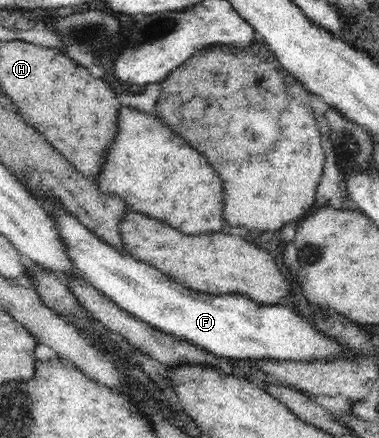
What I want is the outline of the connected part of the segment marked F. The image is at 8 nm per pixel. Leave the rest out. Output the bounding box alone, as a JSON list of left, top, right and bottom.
[37,196,341,363]

